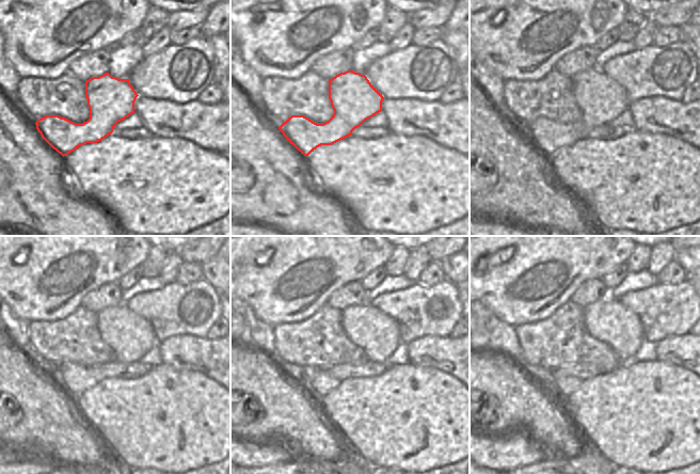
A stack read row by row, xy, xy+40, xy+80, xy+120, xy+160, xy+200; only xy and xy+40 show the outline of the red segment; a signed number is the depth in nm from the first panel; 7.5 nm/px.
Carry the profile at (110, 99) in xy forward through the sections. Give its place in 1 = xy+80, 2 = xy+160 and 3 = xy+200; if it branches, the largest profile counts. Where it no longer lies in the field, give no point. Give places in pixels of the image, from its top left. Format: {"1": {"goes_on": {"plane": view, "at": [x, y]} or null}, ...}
{"1": {"goes_on": {"plane": "xy+80", "at": [600, 98]}}, "2": {"goes_on": {"plane": "xy+160", "at": [368, 328]}}, "3": {"goes_on": {"plane": "xy+200", "at": [607, 320]}}}

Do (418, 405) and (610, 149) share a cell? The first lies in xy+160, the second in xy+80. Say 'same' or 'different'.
same

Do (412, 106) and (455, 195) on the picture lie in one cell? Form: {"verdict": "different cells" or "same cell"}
{"verdict": "different cells"}

